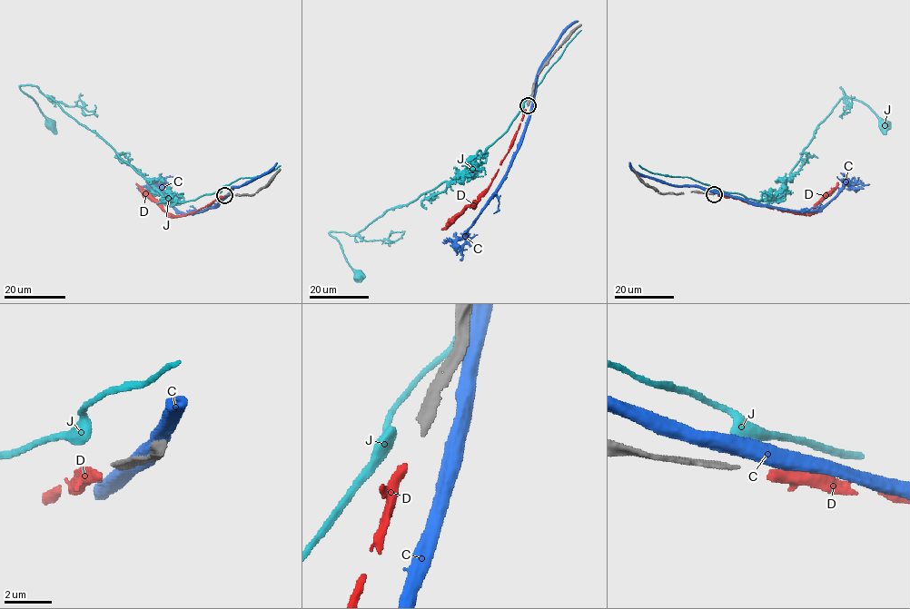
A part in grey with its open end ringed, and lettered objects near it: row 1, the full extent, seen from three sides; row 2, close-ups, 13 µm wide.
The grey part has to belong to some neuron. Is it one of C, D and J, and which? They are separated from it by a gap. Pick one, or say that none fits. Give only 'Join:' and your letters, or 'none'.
Join: D

